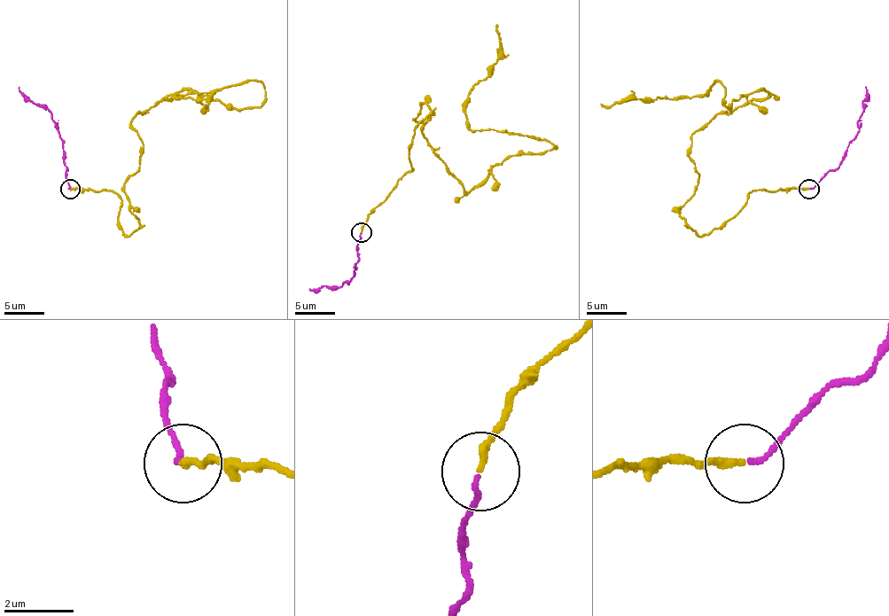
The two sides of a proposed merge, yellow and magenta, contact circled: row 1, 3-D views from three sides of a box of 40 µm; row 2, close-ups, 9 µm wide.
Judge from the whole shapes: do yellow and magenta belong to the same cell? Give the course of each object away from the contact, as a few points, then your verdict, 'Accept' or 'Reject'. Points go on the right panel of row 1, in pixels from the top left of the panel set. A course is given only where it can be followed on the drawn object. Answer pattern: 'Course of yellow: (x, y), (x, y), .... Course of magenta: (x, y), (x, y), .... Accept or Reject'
Course of yellow: (808, 188), (752, 191), (700, 237), (680, 208), (692, 140), (768, 94), (729, 108), (716, 80), (600, 104). Course of magenta: (810, 188), (838, 167), (859, 130), (867, 96), (864, 86). Accept

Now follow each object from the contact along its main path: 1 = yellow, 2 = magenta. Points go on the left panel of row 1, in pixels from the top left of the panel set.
1: (71, 188), (113, 191), (127, 237), (130, 120), (183, 90), (255, 108), (265, 86), (175, 98), (205, 104)
2: (71, 188), (65, 167), (63, 138), (50, 112), (36, 106), (19, 86)

